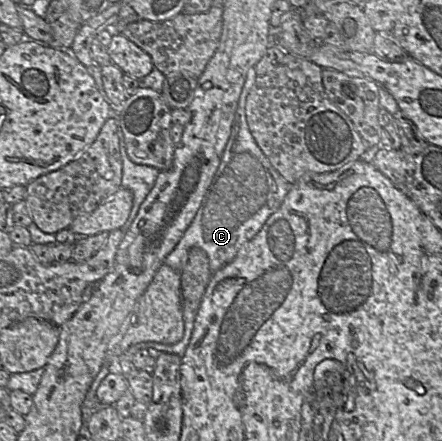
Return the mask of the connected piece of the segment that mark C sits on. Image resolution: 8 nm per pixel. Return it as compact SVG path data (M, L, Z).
M252 68L247 73L231 134L214 180L193 221L175 249L165 259L165 264L177 272L183 268L188 250L192 247L199 247L206 253L211 273L230 263L240 248L250 241L267 219L279 209L292 186L272 166L248 127L244 109L255 77L256 73Z

